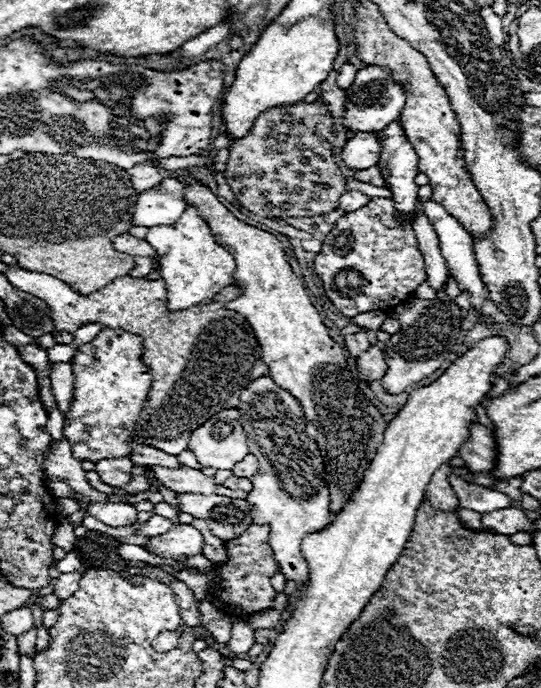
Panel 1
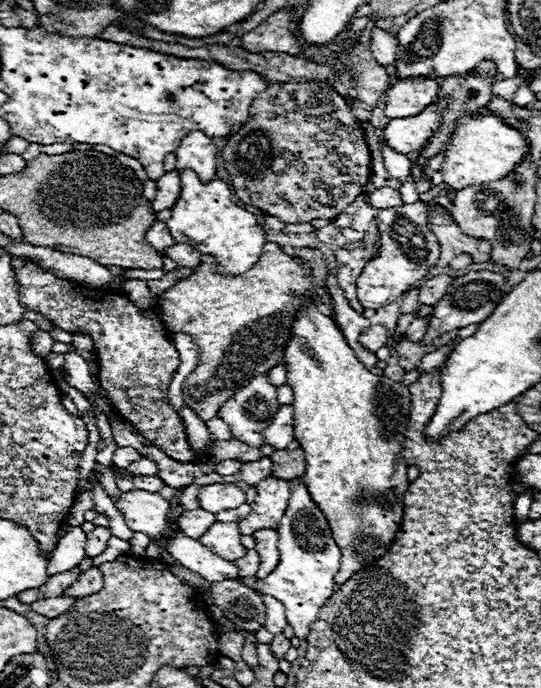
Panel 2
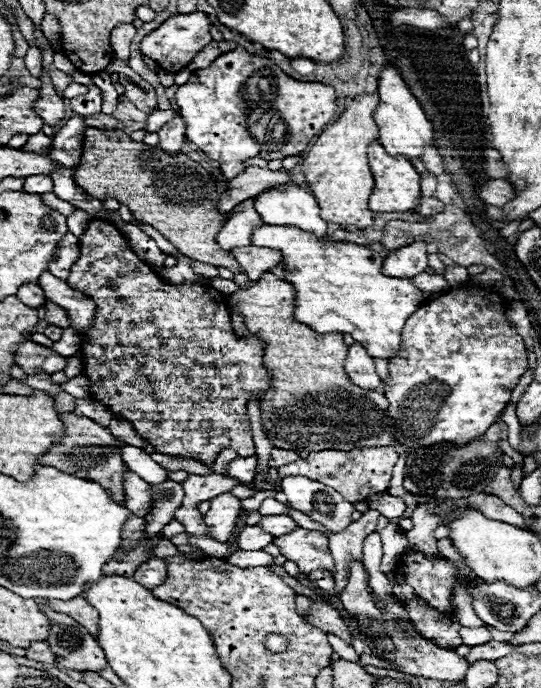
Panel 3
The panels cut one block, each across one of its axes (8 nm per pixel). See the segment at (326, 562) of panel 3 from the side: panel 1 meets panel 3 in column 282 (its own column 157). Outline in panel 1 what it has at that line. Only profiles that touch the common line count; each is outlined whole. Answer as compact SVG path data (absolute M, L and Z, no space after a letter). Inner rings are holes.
M176 524L166 534L150 536L146 550L162 558L186 560L190 556L202 554L202 542L204 542L204 536L194 526Z

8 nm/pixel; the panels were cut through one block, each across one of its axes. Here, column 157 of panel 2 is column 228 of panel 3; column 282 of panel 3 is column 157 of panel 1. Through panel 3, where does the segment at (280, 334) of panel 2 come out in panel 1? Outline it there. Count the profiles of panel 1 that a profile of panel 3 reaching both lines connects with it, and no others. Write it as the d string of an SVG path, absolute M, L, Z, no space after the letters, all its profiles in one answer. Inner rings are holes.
M12 266L8 272L4 272L16 288L24 288L24 292L32 292L34 296L40 296L52 308L52 320L54 320L54 330L66 330L72 332L82 328L84 324L98 322L104 328L122 328L130 334L140 334L142 338L142 362L150 368L152 372L152 386L148 392L148 400L144 404L144 412L140 414L140 420L136 424L134 436L144 444L158 448L162 452L168 452L172 456L178 456L182 450L186 450L190 434L204 424L208 418L218 414L220 410L236 408L240 392L258 376L268 376L268 364L262 360L258 340L250 328L250 324L244 320L244 316L226 310L226 302L234 300L240 296L240 288L228 286L220 290L214 298L204 300L198 306L192 306L188 310L180 312L168 312L166 308L166 288L164 280L144 280L144 278L116 278L116 282L110 282L106 288L90 294L90 296L80 296L76 294L68 284L62 280L56 280L48 274L38 274L38 272L26 272L18 266Z

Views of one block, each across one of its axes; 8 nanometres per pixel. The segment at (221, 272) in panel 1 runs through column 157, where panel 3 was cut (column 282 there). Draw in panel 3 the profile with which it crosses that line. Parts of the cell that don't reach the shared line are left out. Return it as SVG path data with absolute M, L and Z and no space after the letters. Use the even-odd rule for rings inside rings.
M262 224L254 230L252 234L252 244L254 246L268 246L268 248L278 248L282 250L284 258L284 270L288 282L296 288L296 310L294 318L312 330L320 334L352 334L356 342L360 342L372 358L382 358L390 360L400 352L402 344L402 328L424 302L426 296L424 292L418 292L418 288L412 284L410 278L392 278L382 274L382 256L366 246L358 244L348 244L348 242L330 242L330 236L326 238L316 238L308 232L302 232L300 228L292 226L270 226Z

